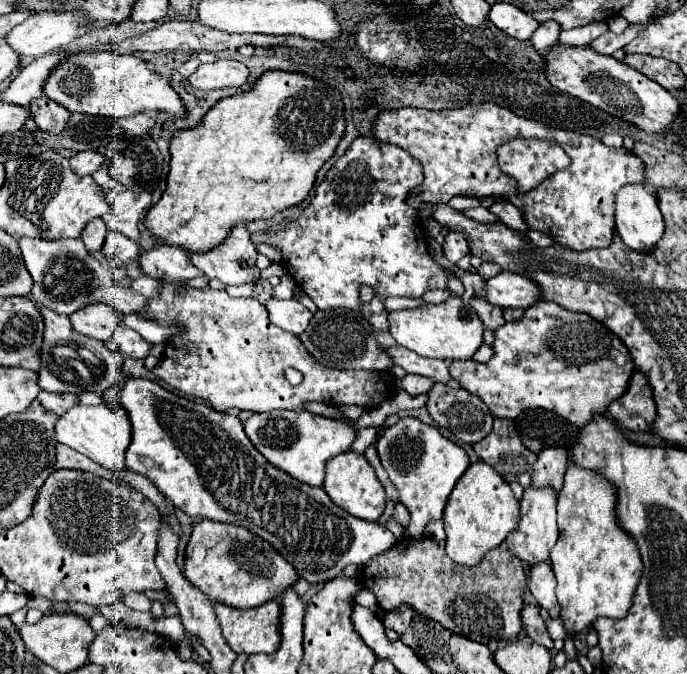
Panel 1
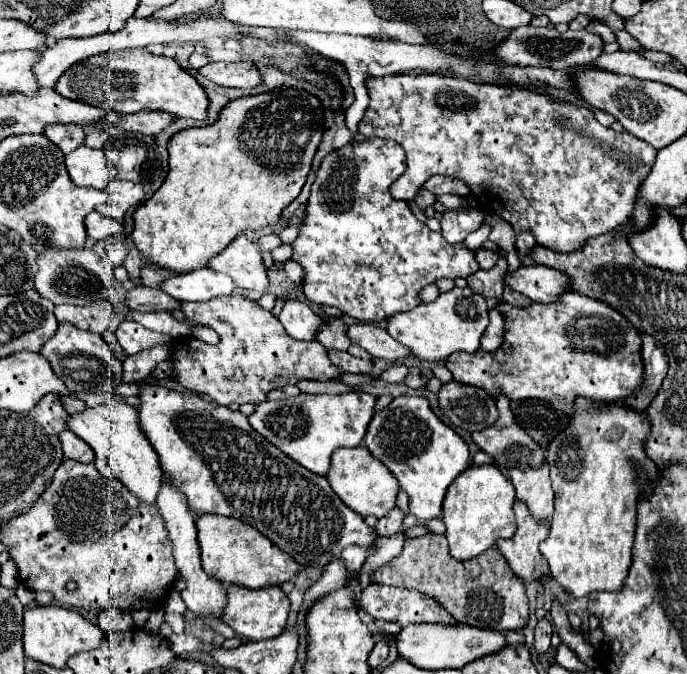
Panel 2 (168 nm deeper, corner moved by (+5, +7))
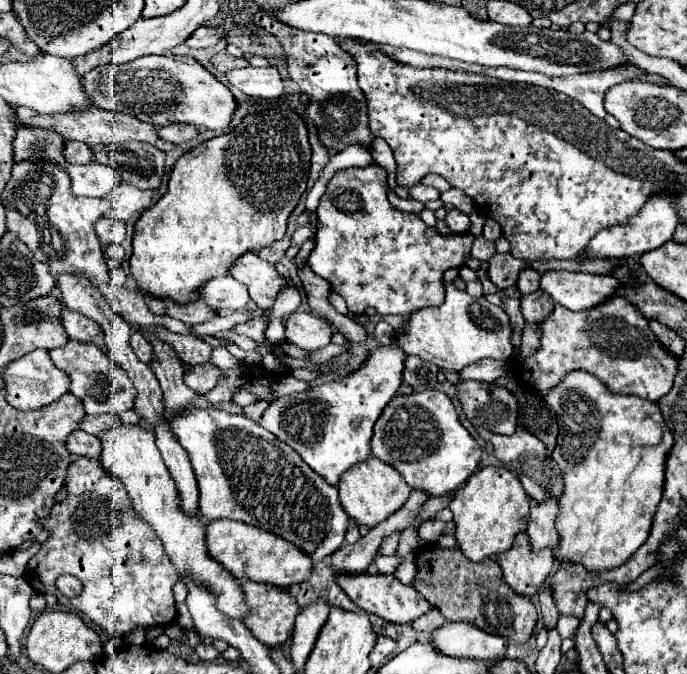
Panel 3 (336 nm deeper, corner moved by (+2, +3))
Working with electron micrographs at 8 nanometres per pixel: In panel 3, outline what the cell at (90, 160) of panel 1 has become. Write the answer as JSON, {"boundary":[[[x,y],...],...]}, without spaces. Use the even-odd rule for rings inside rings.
{"boundary":[[[100,162],[68,164],[68,174],[72,178],[72,192],[76,196],[104,198],[112,188],[120,184],[120,176]]]}

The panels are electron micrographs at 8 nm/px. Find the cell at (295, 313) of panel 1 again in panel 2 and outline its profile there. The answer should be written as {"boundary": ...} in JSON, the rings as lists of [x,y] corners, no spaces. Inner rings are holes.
{"boundary":[[[287,300],[281,314],[279,322],[283,324],[285,332],[293,336],[295,340],[313,340],[323,318],[317,316],[307,302],[299,300]]]}

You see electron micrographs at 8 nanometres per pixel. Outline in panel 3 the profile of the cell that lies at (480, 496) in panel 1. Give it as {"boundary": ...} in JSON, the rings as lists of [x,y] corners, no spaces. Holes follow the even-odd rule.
{"boundary":[[[486,466],[476,470],[468,484],[460,486],[450,502],[450,510],[454,514],[456,524],[456,540],[458,548],[472,562],[480,562],[488,556],[506,552],[516,534],[524,532],[528,526],[530,498],[522,488],[522,482],[516,474],[512,474],[504,466]]]}

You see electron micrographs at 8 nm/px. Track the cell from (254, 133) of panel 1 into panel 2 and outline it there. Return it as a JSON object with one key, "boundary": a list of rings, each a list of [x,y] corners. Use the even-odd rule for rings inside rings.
{"boundary":[[[277,88],[273,92],[229,100],[215,124],[173,134],[167,144],[169,174],[163,186],[133,214],[135,230],[131,236],[139,252],[161,268],[191,272],[207,266],[209,258],[217,256],[245,230],[275,224],[281,210],[299,196],[307,180],[311,160],[323,140],[323,122],[323,106],[317,96],[297,88]]]}

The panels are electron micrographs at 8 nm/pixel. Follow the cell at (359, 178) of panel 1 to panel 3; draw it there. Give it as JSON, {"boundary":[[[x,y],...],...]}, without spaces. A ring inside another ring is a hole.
{"boundary":[[[370,164],[368,168],[348,168],[336,172],[316,210],[320,228],[316,230],[316,246],[308,258],[308,266],[332,284],[332,290],[346,300],[352,314],[374,308],[380,314],[408,316],[426,306],[440,306],[446,296],[442,282],[444,272],[462,266],[464,258],[470,256],[472,234],[442,236],[438,230],[428,228],[418,214],[396,210],[386,194],[388,180],[384,168],[378,164]]]}

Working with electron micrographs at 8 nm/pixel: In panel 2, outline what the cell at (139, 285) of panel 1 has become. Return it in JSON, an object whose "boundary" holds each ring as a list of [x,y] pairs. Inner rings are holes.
{"boundary":[[[199,268],[159,284],[159,290],[165,290],[175,300],[211,300],[215,296],[229,296],[235,292],[235,284],[229,276],[213,272],[211,268]]]}

